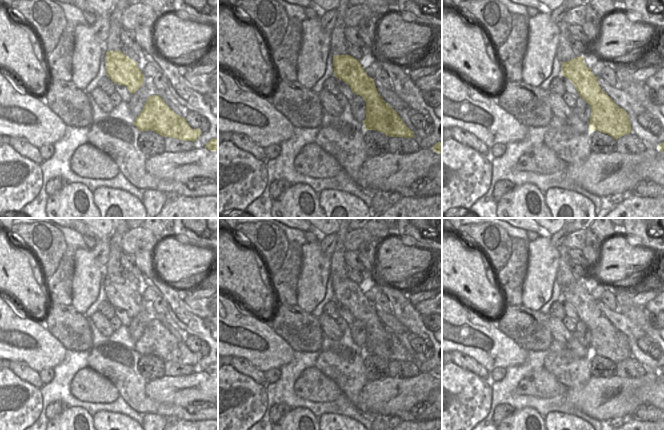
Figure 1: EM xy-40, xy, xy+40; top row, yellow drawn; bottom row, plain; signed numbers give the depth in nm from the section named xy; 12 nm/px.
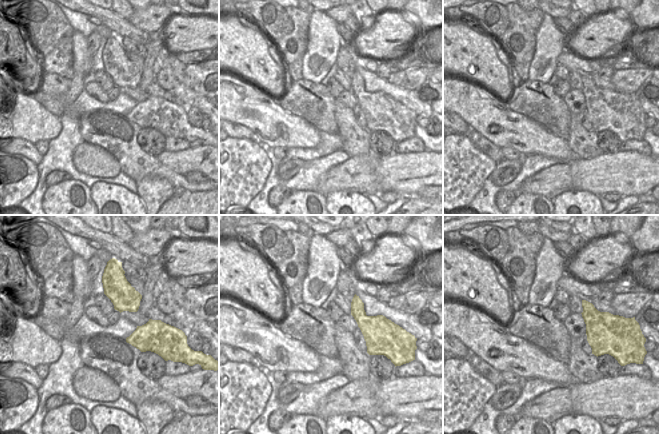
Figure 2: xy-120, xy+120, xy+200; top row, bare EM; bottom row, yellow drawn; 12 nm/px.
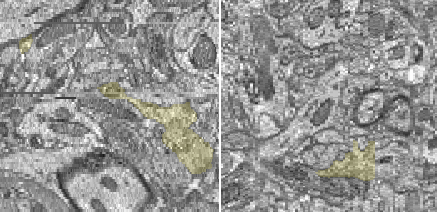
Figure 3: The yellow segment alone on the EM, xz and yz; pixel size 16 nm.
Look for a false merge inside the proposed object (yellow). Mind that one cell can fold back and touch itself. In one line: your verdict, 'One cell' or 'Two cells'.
Two cells.

